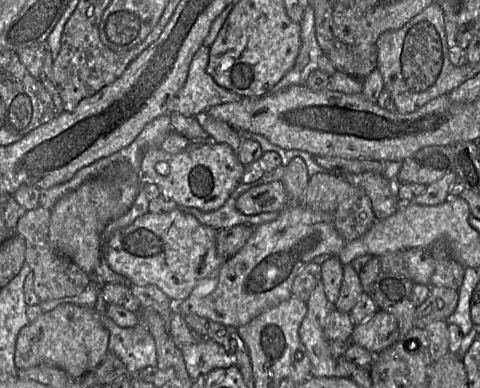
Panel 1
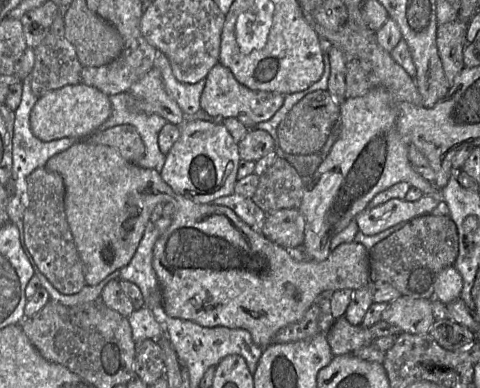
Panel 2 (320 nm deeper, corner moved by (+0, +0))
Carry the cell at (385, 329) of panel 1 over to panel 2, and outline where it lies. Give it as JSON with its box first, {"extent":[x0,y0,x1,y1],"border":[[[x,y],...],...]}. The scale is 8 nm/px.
{"extent":[381,296,435,334],"border":[[[401,296],[389,303],[381,321],[399,327],[403,333],[428,334],[435,322],[431,299]]]}

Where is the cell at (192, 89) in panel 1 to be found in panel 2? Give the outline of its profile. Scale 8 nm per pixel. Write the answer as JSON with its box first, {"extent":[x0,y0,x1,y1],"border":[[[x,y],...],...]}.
{"extent":[200,64,285,128],"border":[[[216,64],[206,77],[205,87],[200,97],[201,109],[213,118],[235,118],[246,127],[252,128],[257,124],[271,119],[281,108],[285,95],[276,92],[252,90],[239,83],[232,72]]]}

